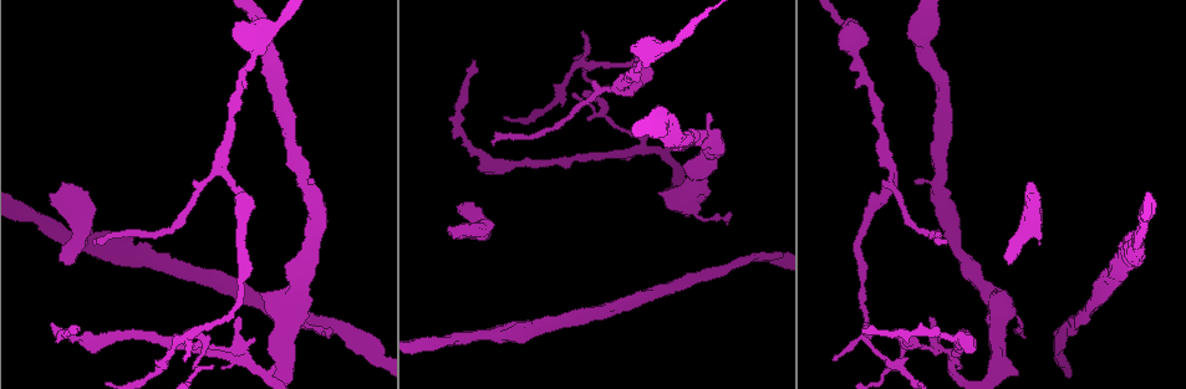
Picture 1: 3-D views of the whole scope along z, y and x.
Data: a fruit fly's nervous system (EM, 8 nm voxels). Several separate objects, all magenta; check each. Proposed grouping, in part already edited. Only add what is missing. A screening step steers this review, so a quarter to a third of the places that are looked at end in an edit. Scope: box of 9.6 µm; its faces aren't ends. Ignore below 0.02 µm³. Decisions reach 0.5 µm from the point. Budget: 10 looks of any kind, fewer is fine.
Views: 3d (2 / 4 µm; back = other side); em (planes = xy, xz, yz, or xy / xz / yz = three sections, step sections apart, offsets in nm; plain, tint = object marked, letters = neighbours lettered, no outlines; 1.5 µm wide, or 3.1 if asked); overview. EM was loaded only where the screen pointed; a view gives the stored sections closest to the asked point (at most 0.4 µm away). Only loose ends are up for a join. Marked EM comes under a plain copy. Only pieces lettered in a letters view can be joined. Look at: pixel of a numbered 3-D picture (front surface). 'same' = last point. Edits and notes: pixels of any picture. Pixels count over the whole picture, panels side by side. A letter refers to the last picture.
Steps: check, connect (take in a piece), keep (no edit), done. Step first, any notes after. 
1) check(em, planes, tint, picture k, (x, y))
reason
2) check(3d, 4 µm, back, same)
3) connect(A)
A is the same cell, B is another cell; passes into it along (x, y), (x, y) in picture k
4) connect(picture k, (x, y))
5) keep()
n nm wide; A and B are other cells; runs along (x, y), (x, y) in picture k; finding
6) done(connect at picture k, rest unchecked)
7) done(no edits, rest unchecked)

check(em, xz, step 8, tint, picture 1, (957, 369))
an open end

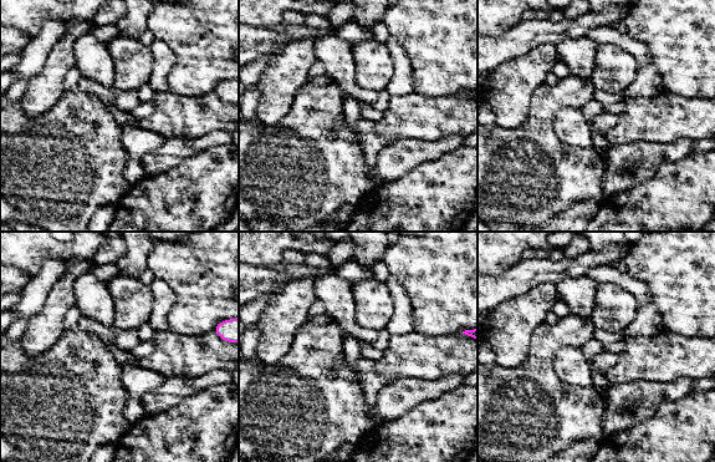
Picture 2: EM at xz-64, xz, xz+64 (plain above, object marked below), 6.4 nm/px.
check(em, planes, letters, same)
cut it another way

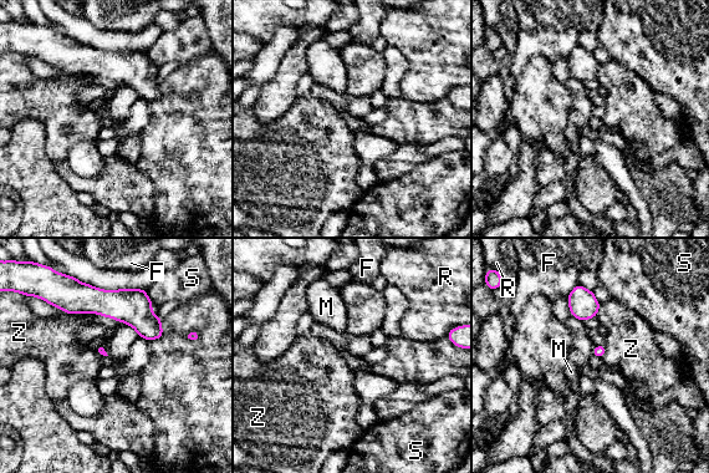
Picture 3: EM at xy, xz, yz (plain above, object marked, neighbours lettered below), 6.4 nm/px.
keep()
F, M, R, S and Z are other cells; border along (65, 311), (81, 314) in picture 3; none of them fits

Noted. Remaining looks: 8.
check(em, yz, step 8, tint, picture 1, (186, 360))
tapers out

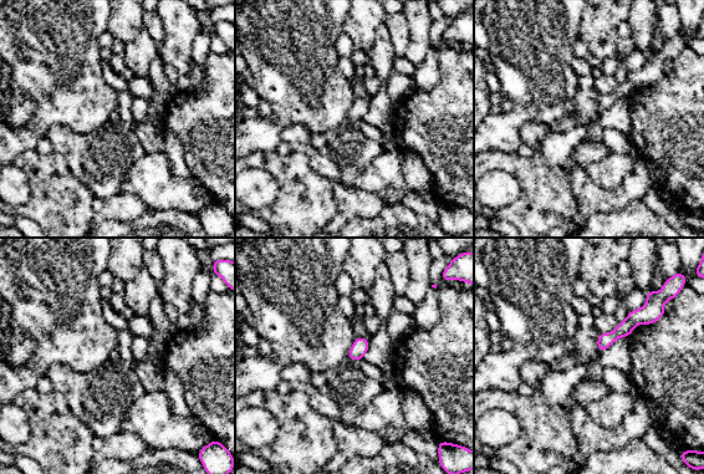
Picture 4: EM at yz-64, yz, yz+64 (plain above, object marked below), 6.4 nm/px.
check(em, planes, letters, same)
another direction

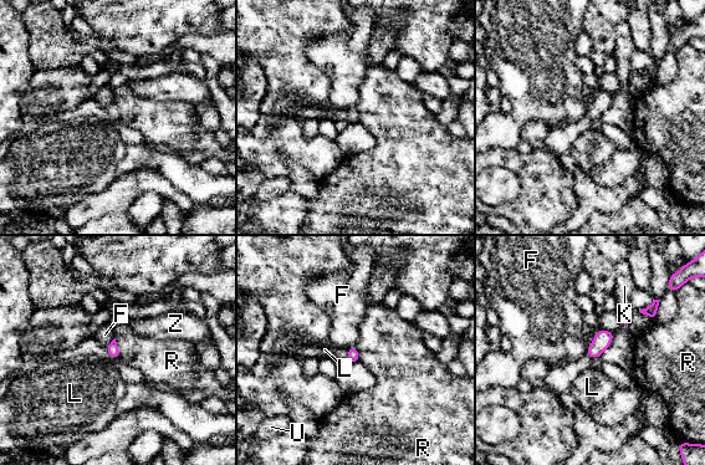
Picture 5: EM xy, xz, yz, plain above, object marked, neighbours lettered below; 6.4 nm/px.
keep()
F, K, L, R, U and Z are other cells; border along (597, 331), (586, 352) in picture 5; none of them fits

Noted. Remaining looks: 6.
check(em, yz, step 8, letters, picture 1, (462, 207))
free end

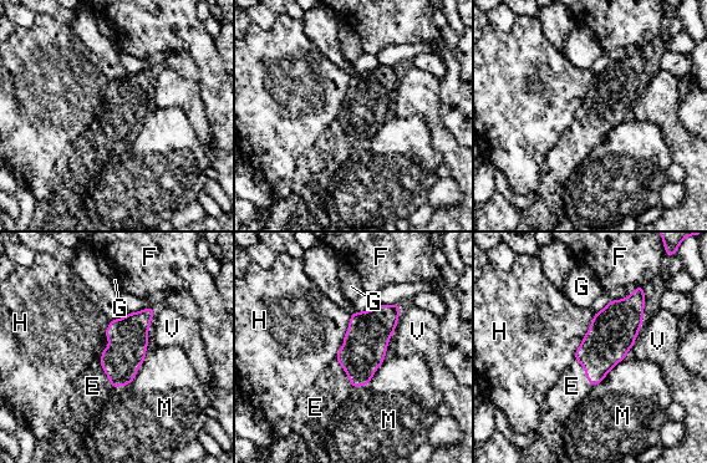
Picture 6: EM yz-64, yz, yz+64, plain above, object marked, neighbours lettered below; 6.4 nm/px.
connect(E)
E is the same cell, F, G, H, M and V are other cells; passes into it along (365, 342), (345, 371), (331, 387) in picture 6; it goes on there

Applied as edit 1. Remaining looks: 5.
done(connect at picture 6, rest unchecked)

